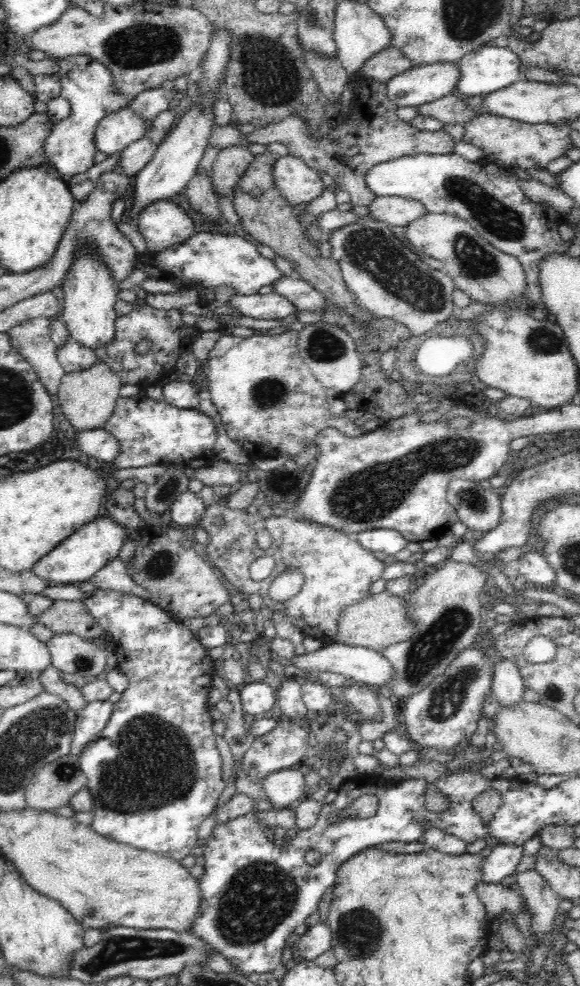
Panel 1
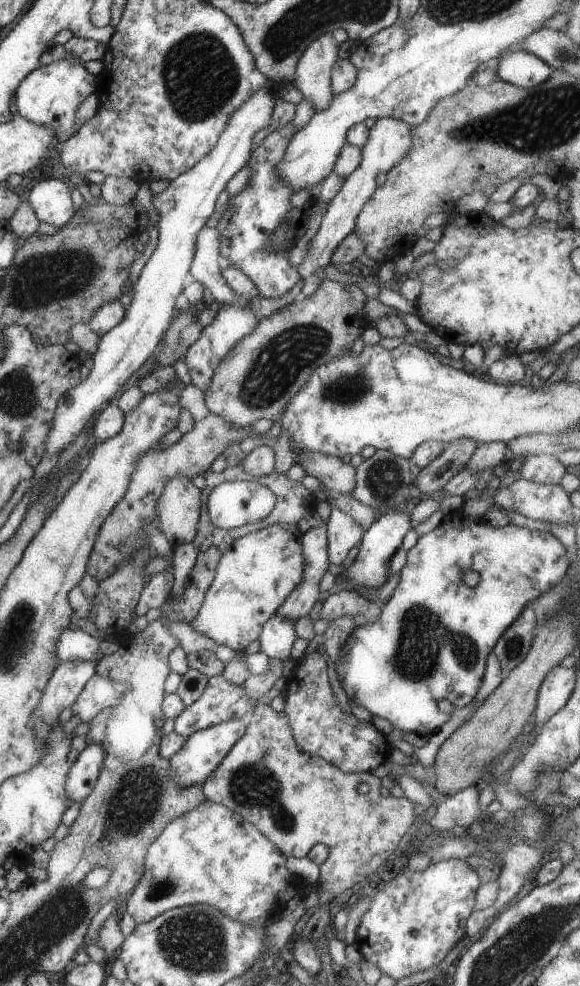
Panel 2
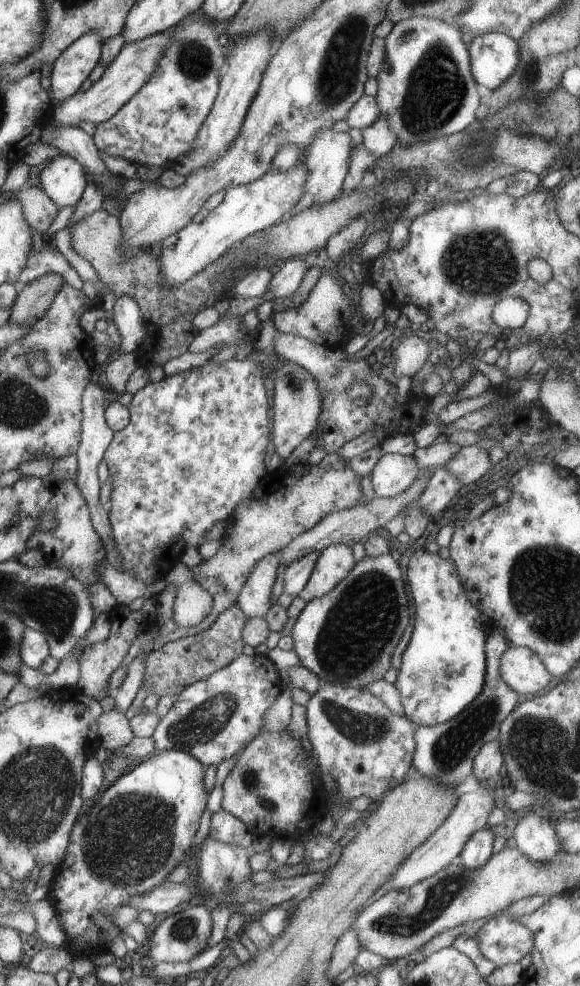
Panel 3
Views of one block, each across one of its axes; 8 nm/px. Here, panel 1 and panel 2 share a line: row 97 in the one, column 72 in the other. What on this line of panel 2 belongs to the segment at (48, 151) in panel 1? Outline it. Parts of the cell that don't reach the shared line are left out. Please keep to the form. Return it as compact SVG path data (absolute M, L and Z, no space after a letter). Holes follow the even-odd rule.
M60 60L49 66L40 66L22 80L15 91L18 115L33 124L50 128L60 144L73 134L75 115L79 105L95 93L97 76L87 72L84 65L74 64L70 60Z

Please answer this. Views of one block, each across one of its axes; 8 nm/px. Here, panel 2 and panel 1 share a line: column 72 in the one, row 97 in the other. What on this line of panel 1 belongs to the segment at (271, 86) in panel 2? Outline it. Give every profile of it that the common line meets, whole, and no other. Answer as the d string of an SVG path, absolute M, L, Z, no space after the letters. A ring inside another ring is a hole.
M456 63L416 66L394 76L386 84L388 99L396 107L420 107L452 94L460 82Z

